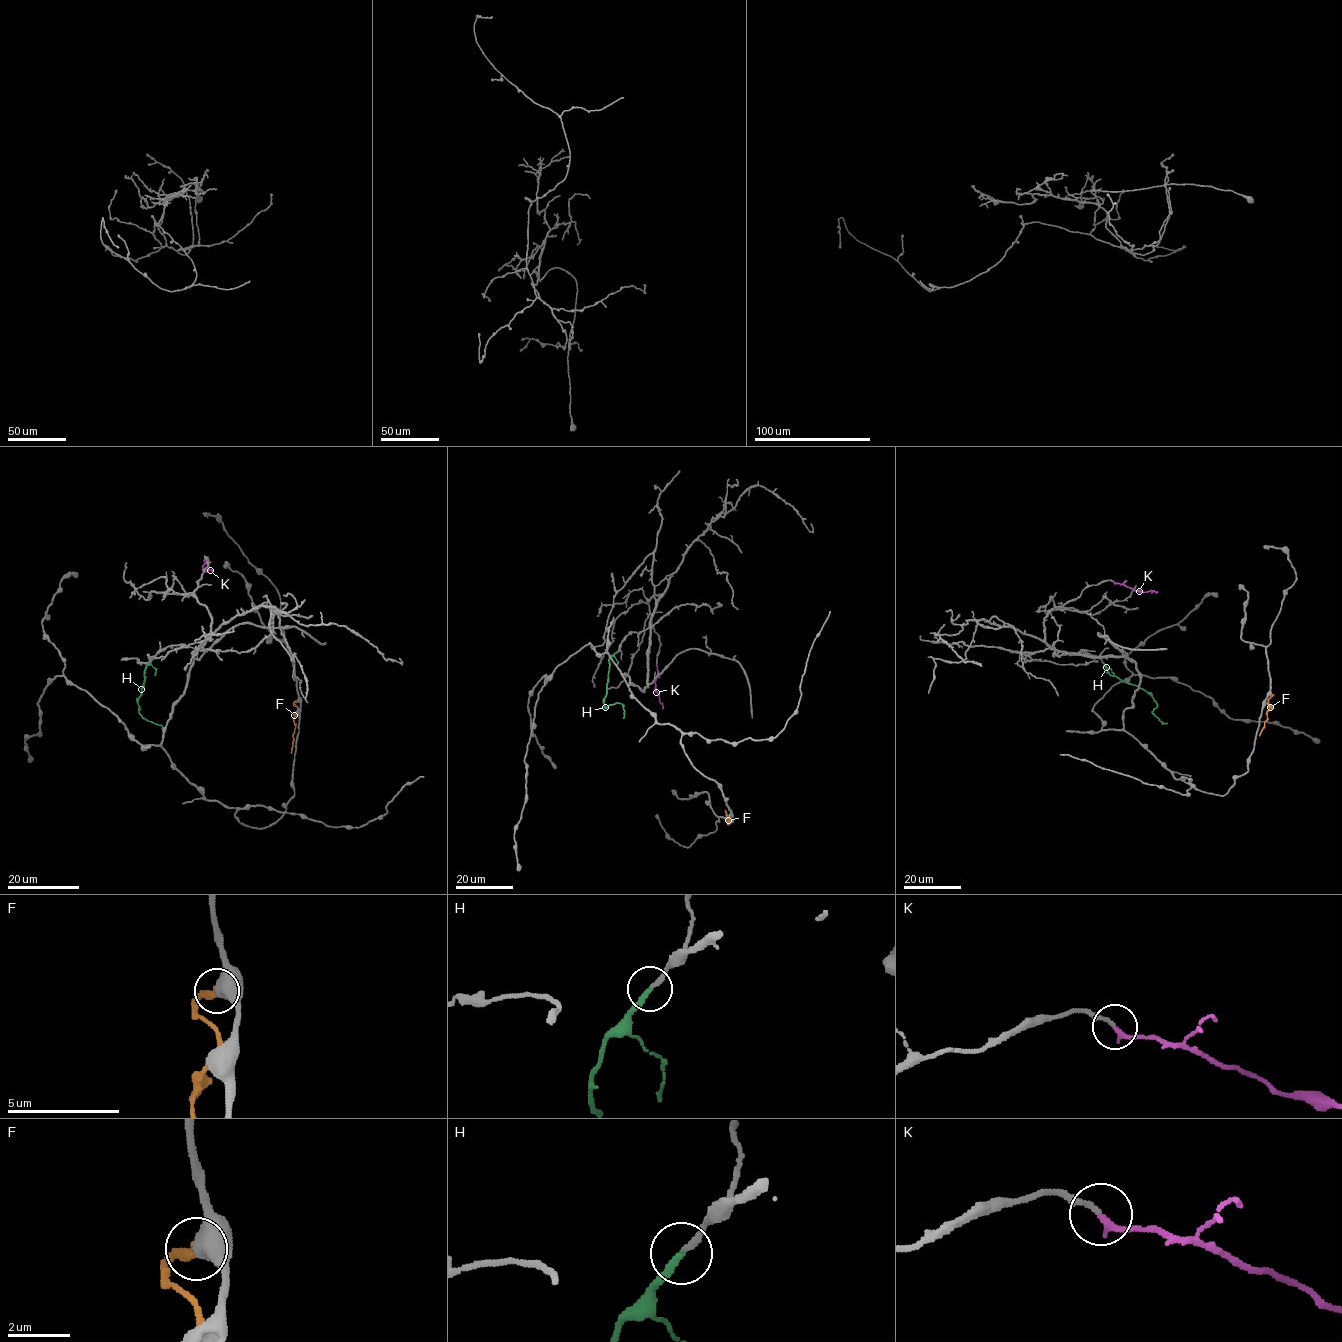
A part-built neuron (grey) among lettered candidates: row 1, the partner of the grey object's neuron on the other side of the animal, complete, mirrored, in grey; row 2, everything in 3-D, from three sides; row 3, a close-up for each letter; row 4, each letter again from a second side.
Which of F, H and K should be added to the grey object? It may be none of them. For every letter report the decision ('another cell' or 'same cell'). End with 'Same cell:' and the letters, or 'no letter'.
F: another cell
H: same cell
K: same cell
Same cell: H, K

